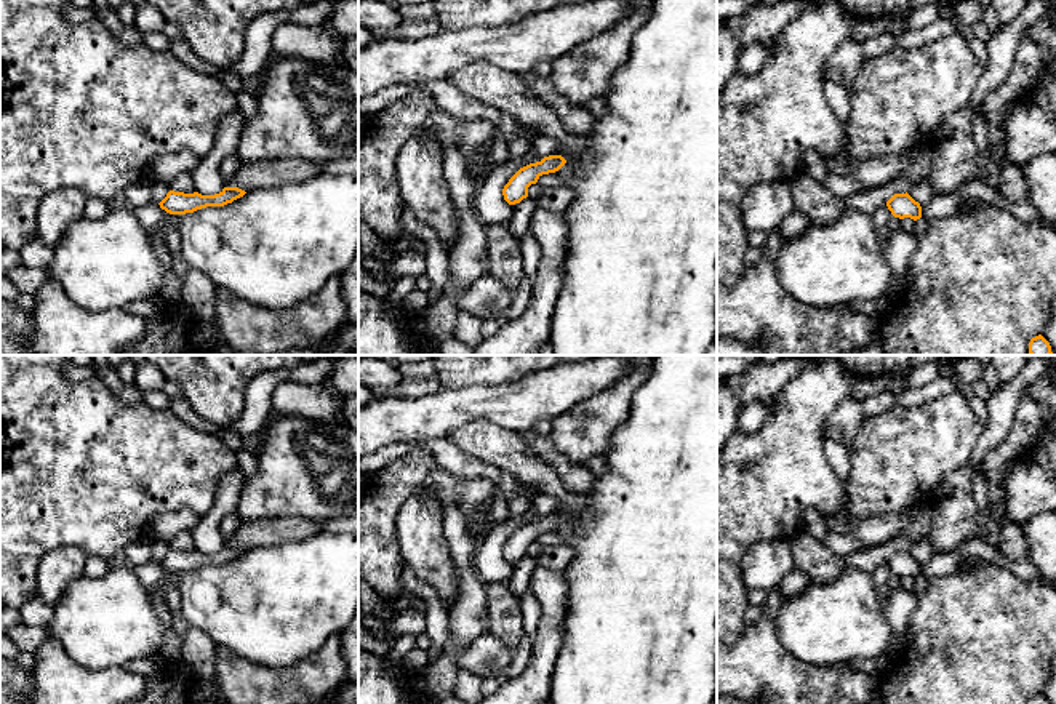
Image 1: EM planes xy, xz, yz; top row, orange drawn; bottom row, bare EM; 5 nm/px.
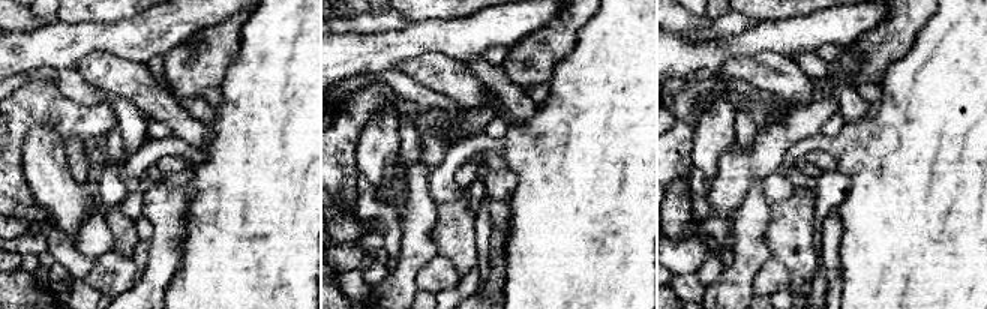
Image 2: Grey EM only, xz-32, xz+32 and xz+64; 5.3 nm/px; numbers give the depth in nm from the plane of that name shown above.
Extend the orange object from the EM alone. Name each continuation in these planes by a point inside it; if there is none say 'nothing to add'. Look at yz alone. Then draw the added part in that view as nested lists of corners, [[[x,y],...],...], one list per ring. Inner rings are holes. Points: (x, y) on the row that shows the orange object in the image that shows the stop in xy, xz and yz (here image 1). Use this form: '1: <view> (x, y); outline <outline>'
nothing to add

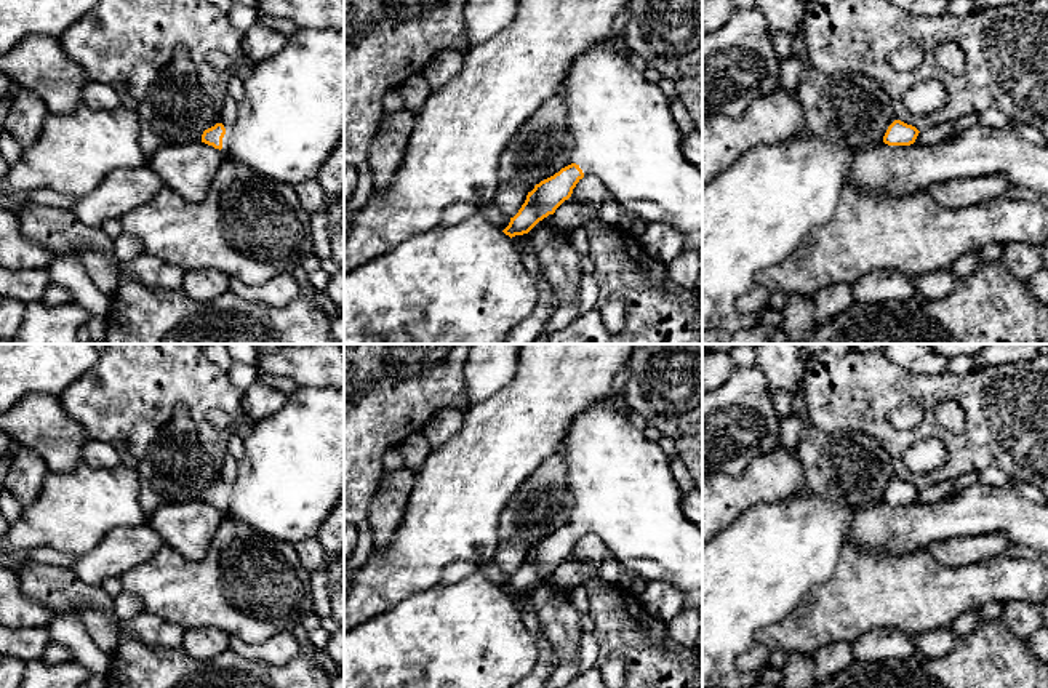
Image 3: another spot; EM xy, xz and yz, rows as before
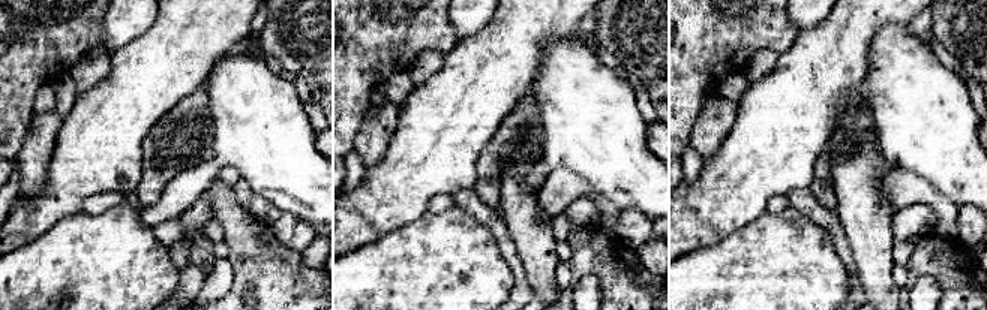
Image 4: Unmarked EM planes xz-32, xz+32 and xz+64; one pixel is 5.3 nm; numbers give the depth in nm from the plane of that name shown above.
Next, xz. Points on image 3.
1: xz (623, 132); outline [[[600,43],[587,48],[579,56],[574,58],[570,72],[566,74],[566,80],[560,88],[560,93],[568,107],[568,125],[573,134],[573,149],[571,149],[571,163],[576,163],[584,176],[598,178],[610,190],[613,198],[626,210],[632,211],[638,218],[646,222],[659,222],[666,224],[670,229],[680,232],[682,235],[688,235],[698,230],[702,230],[702,170],[691,165],[682,154],[682,139],[683,134],[677,128],[672,114],[670,104],[662,93],[658,83],[653,83],[643,77],[626,58],[626,53],[608,45]]]

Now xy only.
1: xy (292, 117); outline [[[298,29],[275,56],[259,61],[245,82],[245,98],[238,102],[238,115],[232,125],[224,125],[224,158],[235,158],[253,171],[299,186],[315,179],[320,168],[344,138],[344,29]]]

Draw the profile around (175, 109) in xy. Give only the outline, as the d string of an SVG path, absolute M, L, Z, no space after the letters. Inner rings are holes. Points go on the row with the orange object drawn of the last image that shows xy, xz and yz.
M178 45L155 82L139 99L139 144L149 160L160 147L202 141L205 130L219 123L211 98L198 82L197 67L189 51Z

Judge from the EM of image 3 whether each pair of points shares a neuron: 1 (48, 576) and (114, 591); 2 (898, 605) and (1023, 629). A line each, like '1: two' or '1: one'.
1: two
2: two

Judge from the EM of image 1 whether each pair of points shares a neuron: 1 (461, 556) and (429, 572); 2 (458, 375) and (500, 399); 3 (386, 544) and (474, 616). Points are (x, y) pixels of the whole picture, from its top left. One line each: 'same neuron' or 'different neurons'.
1: different neurons
2: different neurons
3: different neurons

